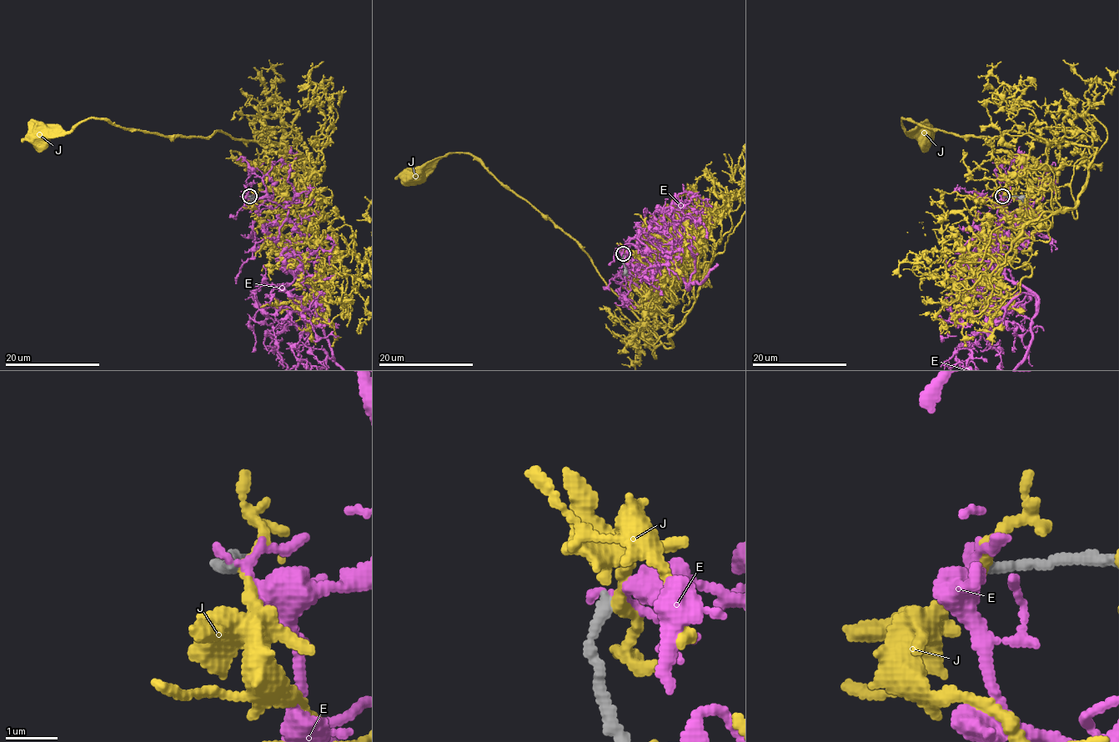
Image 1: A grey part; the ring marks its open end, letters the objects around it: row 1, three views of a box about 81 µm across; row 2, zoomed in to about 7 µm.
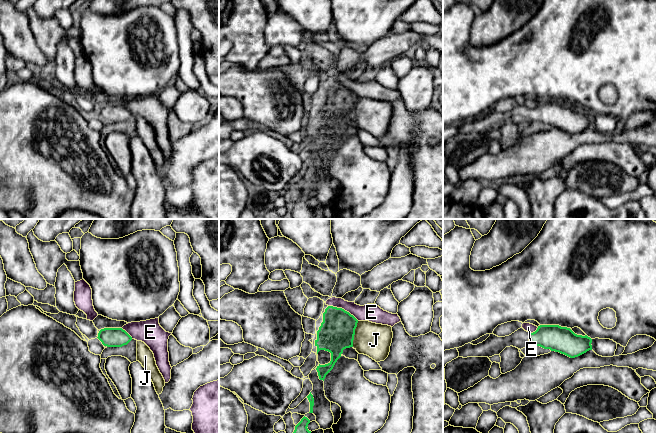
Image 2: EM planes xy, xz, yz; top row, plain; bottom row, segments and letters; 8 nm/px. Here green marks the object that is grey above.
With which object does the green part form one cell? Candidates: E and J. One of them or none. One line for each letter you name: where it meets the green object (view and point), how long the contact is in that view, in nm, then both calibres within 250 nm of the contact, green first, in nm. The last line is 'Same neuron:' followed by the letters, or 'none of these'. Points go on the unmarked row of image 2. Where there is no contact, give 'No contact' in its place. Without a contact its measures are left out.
Same neuron: none of these

